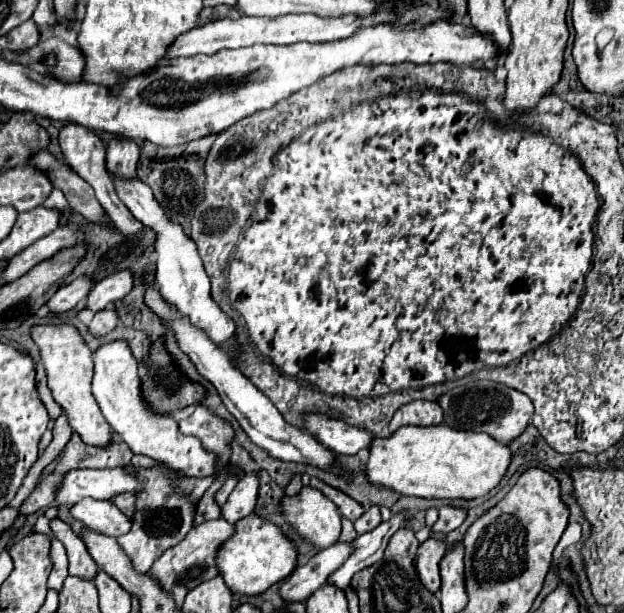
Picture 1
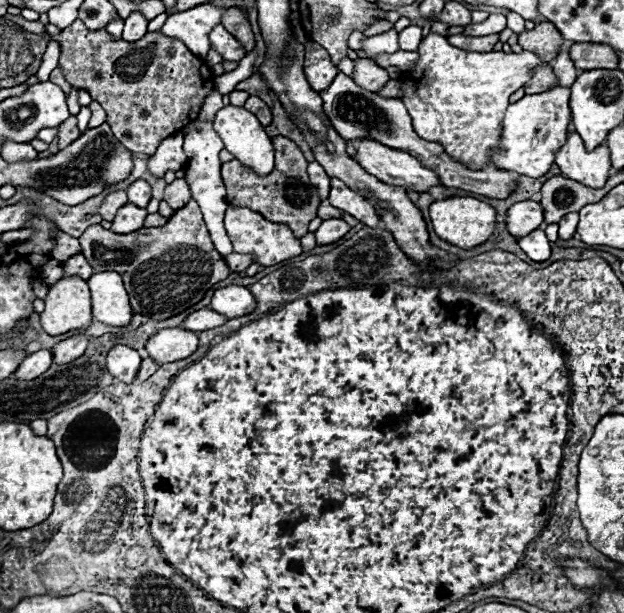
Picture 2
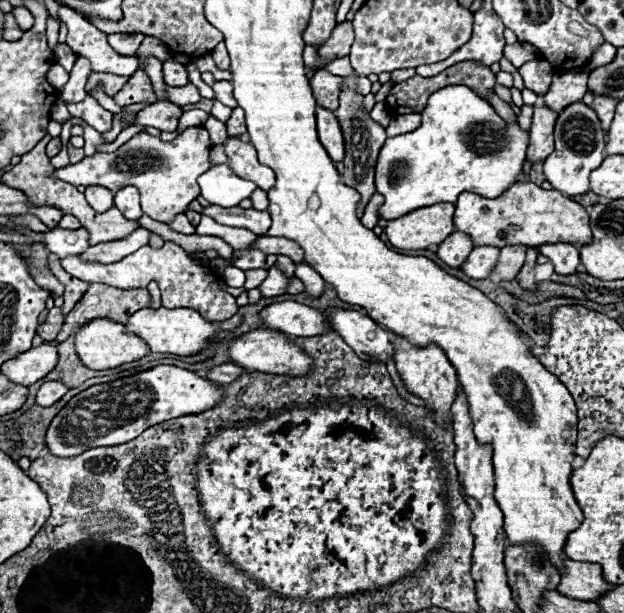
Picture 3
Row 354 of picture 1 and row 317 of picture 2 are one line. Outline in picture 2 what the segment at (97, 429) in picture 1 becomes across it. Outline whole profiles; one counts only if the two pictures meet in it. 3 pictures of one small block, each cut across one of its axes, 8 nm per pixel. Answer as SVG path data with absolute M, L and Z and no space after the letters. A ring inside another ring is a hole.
M62 278L50 286L44 300L46 308L40 314L42 328L50 336L70 330L86 330L92 322L90 290L80 278Z

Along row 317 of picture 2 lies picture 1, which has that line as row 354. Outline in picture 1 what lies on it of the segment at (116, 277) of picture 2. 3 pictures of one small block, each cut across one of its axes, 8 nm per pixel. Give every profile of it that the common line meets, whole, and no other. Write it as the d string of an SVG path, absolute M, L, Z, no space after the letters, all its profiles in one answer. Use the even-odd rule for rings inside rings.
M126 340L106 342L94 352L94 380L92 394L114 432L124 440L134 454L144 454L156 462L164 462L186 476L210 476L214 474L214 456L206 452L198 438L184 436L178 432L178 422L174 416L156 416L148 412L148 406L140 398L140 376L138 360L132 356Z

